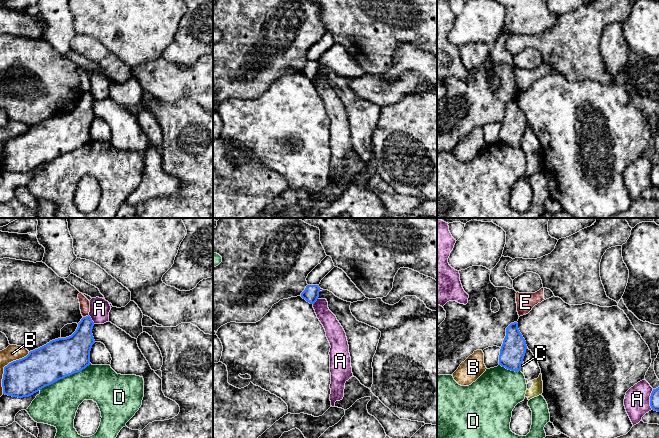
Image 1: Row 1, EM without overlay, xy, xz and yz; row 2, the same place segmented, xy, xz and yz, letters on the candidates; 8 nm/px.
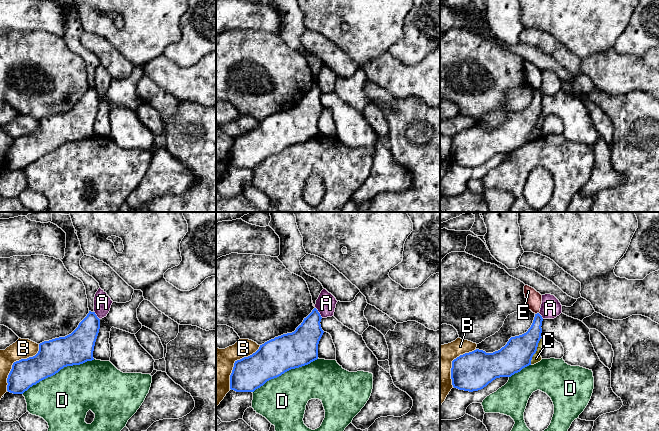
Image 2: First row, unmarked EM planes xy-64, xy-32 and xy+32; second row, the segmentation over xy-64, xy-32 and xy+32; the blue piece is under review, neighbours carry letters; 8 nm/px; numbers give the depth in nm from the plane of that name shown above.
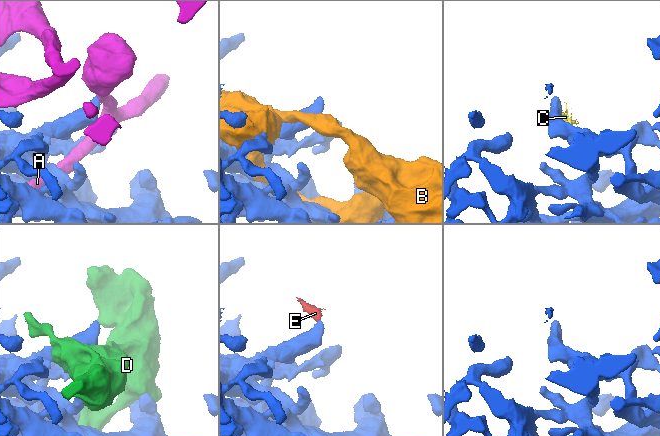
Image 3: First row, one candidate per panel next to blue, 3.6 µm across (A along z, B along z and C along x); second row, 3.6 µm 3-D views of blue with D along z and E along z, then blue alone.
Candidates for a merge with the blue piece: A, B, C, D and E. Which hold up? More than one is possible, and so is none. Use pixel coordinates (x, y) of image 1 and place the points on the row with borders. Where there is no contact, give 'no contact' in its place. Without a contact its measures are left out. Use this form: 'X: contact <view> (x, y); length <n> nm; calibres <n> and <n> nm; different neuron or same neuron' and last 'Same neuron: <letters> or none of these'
A: contact xy (91, 319); length 90 nm; calibres 200 and 160 nm; different neuron
B: contact xy (4, 368); length 400 nm; calibres 300 and 130 nm; different neuron
C: contact yz (520, 366); length 80 nm; calibres 200 and 30 nm; different neuron
D: contact xy (64, 377); length 460 nm; calibres 320 and 340 nm; different neuron
E: contact xy (86, 316); length 50 nm; calibres 200 and 80 nm; different neuron
Same neuron: none of these

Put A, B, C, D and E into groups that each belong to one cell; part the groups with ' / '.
A / B / C E / D

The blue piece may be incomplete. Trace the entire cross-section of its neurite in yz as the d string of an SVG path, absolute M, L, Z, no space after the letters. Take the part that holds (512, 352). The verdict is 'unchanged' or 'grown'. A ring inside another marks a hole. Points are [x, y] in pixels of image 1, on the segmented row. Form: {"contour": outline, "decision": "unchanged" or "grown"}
{"contour": "M511 323L506 328L506 336L500 349L499 365L511 371L521 371L527 345L518 329L518 323Z", "decision": "unchanged"}

